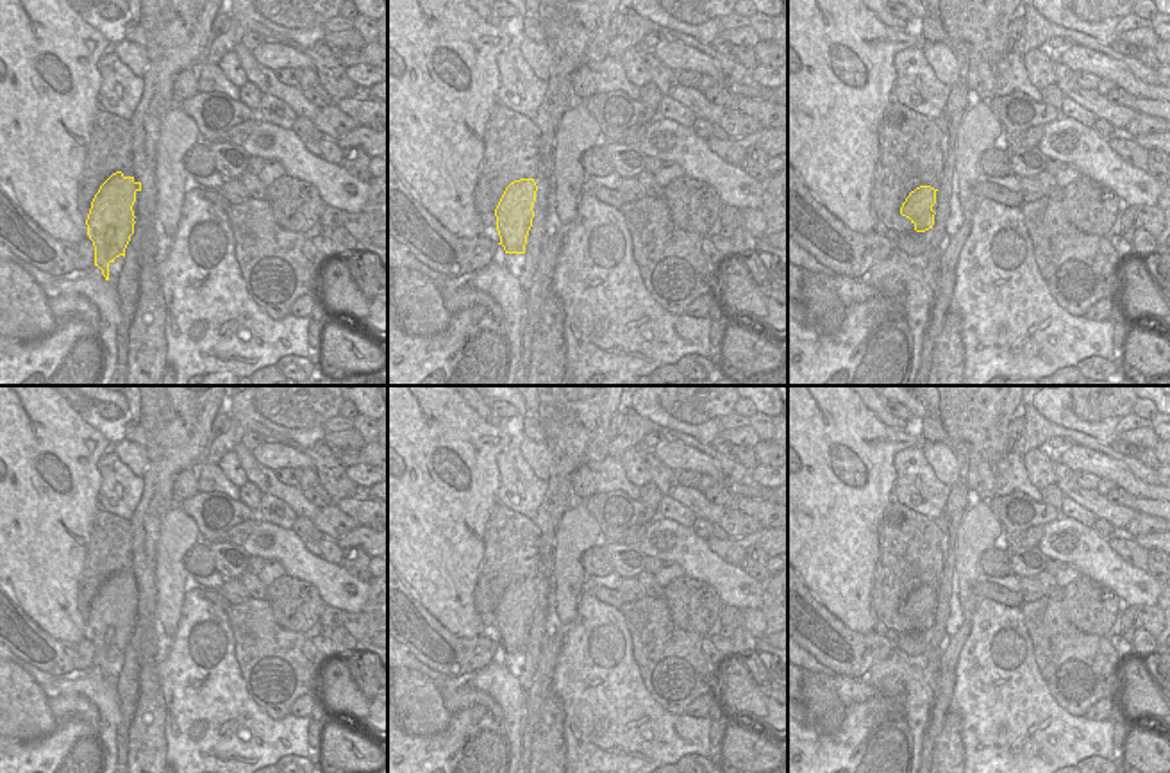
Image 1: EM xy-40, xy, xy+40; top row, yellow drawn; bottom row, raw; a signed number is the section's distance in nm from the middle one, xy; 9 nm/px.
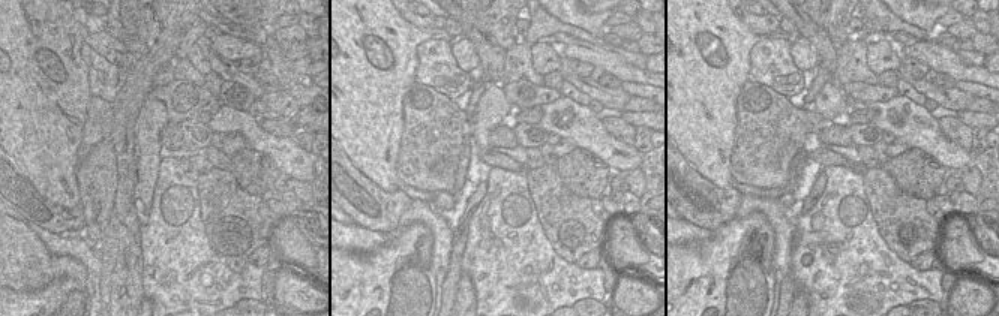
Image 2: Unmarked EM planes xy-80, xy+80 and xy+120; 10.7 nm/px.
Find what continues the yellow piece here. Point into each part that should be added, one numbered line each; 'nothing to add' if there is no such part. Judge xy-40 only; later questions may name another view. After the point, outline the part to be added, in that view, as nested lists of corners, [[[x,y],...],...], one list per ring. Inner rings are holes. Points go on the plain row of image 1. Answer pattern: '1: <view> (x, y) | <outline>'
nothing to add

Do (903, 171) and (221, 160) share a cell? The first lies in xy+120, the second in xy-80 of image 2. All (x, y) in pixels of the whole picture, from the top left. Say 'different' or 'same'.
different

